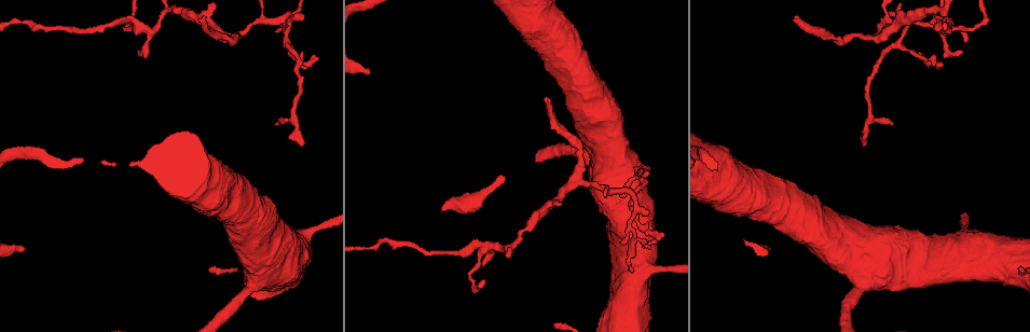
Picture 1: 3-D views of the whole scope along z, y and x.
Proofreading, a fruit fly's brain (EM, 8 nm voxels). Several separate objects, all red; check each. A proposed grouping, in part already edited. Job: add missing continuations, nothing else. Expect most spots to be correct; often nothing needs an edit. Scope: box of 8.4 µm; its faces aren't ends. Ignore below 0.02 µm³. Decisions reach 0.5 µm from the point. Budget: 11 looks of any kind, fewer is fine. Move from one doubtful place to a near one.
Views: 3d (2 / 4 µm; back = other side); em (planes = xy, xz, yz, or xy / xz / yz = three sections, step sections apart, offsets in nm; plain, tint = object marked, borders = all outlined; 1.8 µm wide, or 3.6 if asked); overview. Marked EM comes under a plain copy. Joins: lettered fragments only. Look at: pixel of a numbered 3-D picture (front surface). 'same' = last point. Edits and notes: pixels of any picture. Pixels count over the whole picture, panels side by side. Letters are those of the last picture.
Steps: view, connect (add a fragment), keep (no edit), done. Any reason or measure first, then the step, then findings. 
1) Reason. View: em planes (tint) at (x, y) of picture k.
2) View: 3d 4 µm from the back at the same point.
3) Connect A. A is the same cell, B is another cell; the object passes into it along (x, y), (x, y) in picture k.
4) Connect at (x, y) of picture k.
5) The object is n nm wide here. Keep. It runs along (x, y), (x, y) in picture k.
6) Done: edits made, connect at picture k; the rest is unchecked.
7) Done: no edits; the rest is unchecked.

Tapers out. View: 3d 2 µm at (649, 169) of picture 1.

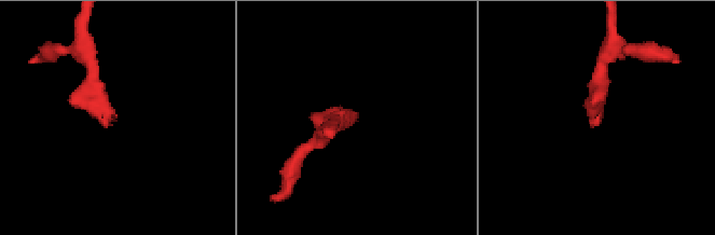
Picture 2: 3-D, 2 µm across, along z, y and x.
View: em planes (borders) at (105, 127) of picture 2.

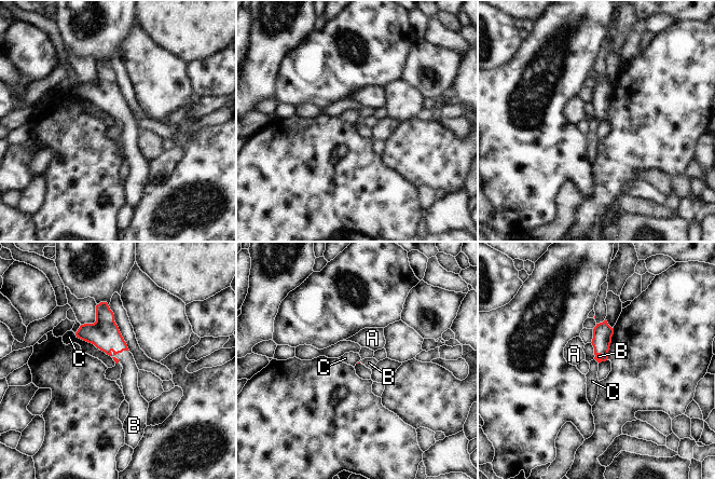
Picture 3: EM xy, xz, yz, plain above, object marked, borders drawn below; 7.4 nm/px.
Connect B. B is the same cell, A and C are other cells; the object passes into it along (104, 333), (119, 352), (128, 378) in picture 3; it goes on there.

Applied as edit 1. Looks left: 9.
View: overview.

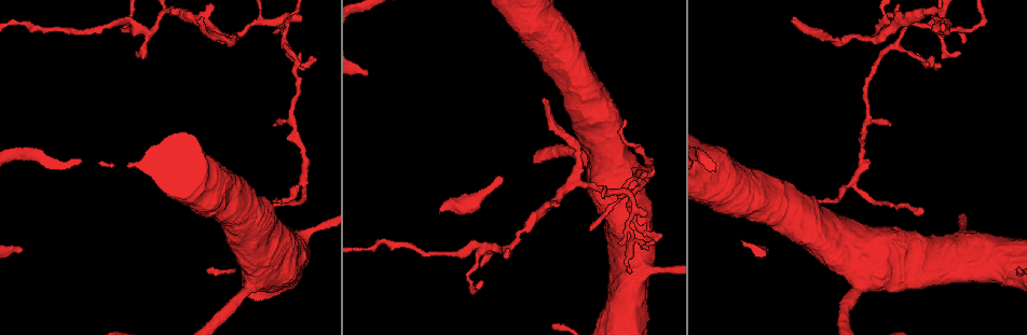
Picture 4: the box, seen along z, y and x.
Thin end. View: em yz step 16 (borders) at (961, 41) of picture 4.

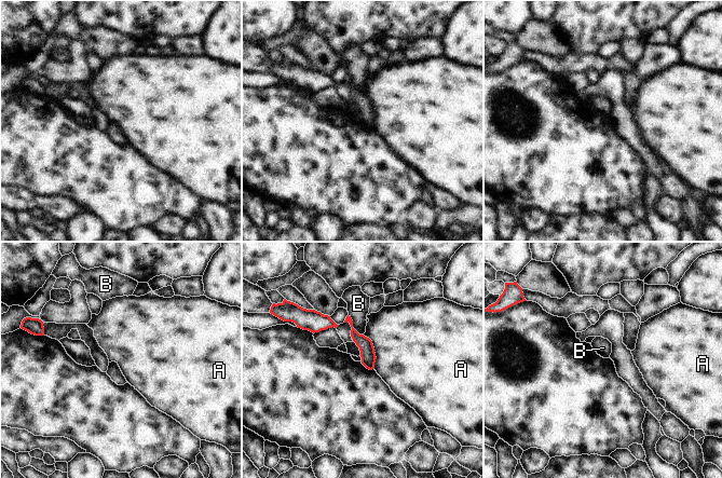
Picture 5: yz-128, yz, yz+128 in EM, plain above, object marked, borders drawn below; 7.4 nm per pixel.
The object is 110 nm wide here. Keep. A and B are other cells; a border runs along (348, 315), (352, 326), (363, 335) in picture 5; no lettered fragment goes on from it.

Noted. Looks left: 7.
An open end. View: 3d 4 µm at (137, 52) of picture 4.

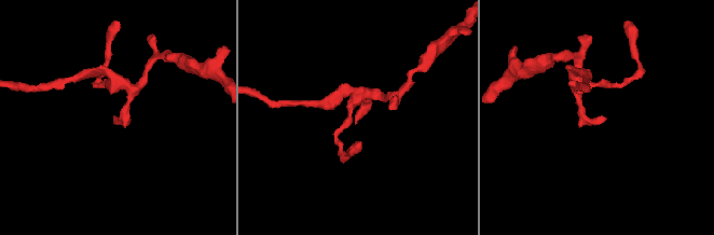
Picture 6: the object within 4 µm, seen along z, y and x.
Need the tissue. View: em xy step 16 (tint) at (113, 117) of picture 6.

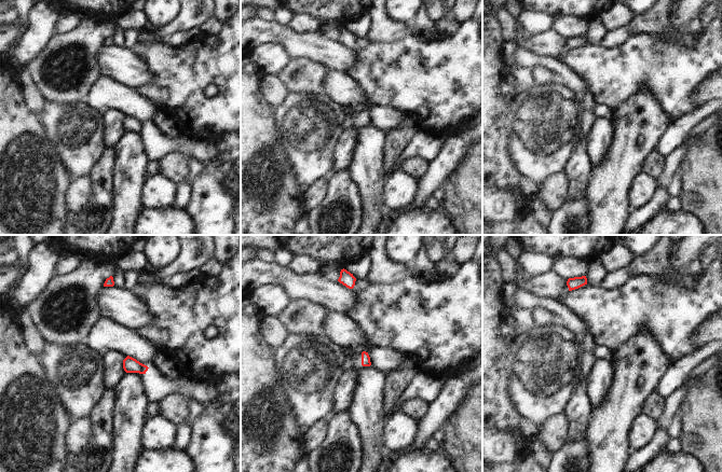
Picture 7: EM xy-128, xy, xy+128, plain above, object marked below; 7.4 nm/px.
View: em xy step 16 (borders) at the same point.

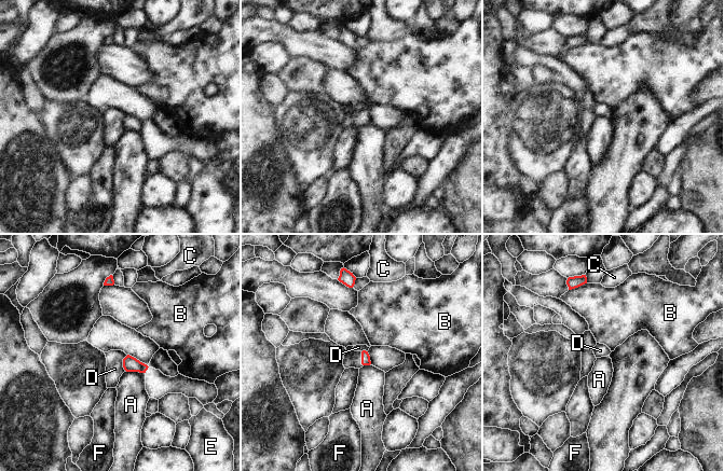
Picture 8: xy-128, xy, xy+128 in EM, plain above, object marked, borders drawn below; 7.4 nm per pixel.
Keep. A, B, C, D, E and F are other cells; a border runs along (127, 355), (123, 359), (125, 371) in picture 8; no lettered fragment goes on from it.

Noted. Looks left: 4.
View: 3d 2 µm at (203, 17) of picture 4.

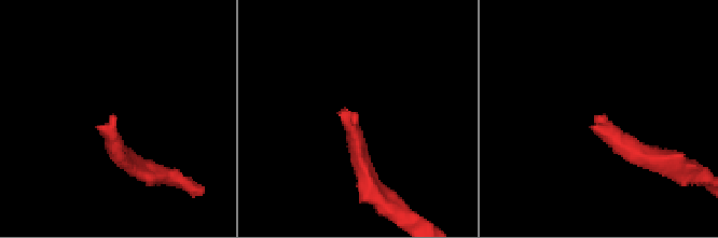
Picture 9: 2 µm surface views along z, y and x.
Shape alone is not enough. View: em 3.6 µm planes (tint) at (356, 114) of picture 9.

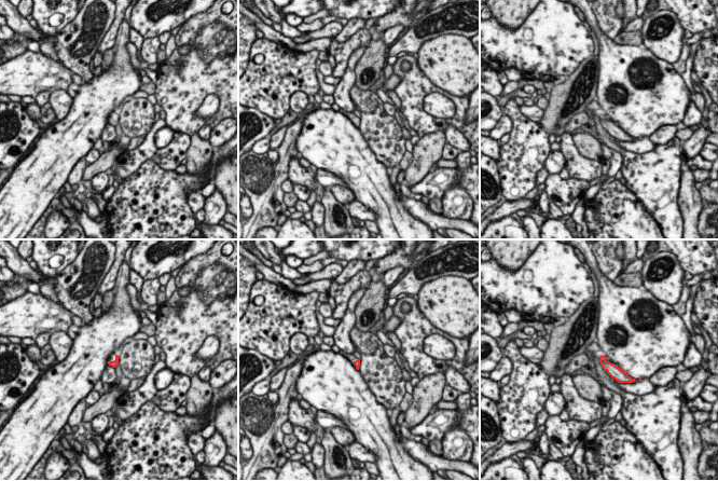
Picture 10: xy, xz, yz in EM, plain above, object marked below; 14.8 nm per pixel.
View: em 3.6 µm planes (borders) at the same point.

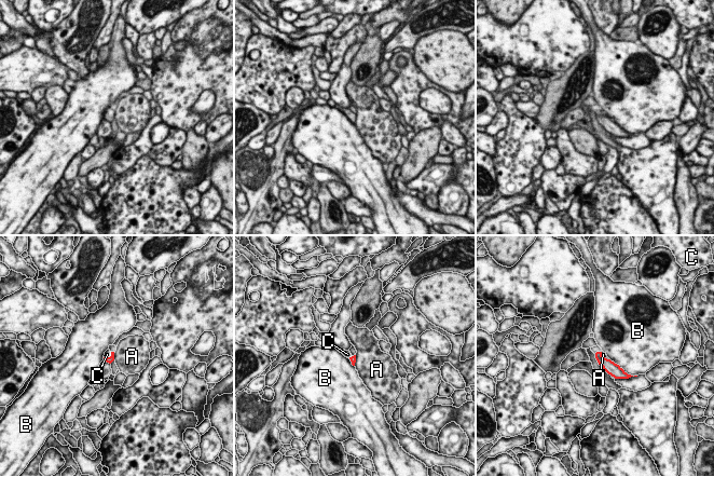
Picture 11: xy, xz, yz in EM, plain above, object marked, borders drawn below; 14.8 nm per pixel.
Connect C. C is the same cell, A and B are other cells; the object passes into it along (109, 359), (108, 357), (107, 354) in picture 11; the neuron continues.

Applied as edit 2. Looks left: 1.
Done: edits made, connect at picture 3, connect at picture 11; the rest is unchecked.

